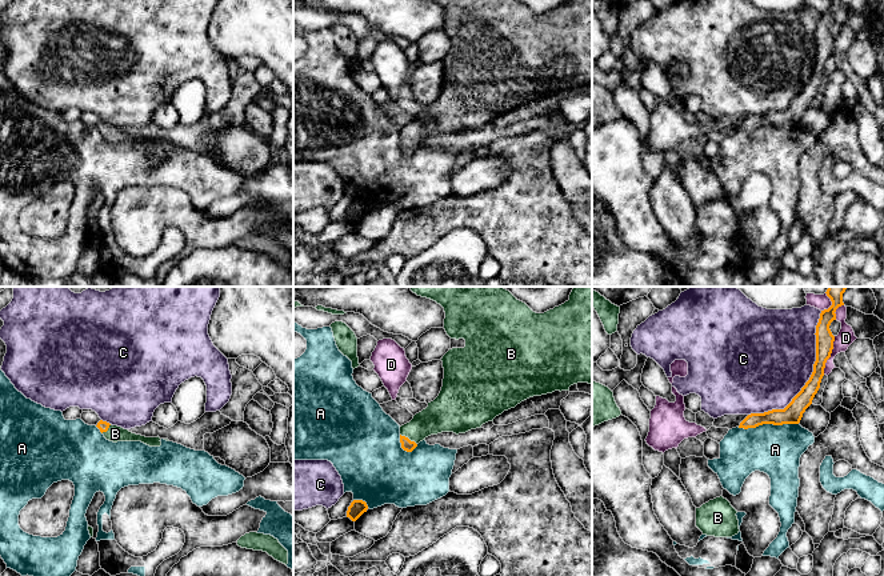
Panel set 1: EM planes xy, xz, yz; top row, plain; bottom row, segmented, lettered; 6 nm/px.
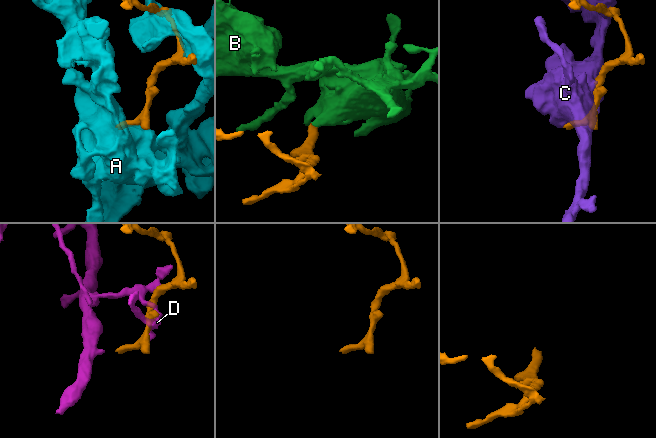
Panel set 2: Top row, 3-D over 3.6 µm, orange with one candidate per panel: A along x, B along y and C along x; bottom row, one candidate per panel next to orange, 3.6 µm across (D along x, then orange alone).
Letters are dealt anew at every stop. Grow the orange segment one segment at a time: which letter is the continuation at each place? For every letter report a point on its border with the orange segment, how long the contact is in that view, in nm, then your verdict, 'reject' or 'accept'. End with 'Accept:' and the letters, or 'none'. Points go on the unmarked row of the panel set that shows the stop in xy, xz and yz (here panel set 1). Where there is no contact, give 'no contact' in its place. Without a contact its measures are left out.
A: yz (767, 124) | 360 nm | reject
B: xz (407, 139) | 120 nm | accept
C: yz (810, 79) | 750 nm | reject
D: yz (830, 56) | 240 nm | reject
Accept: B

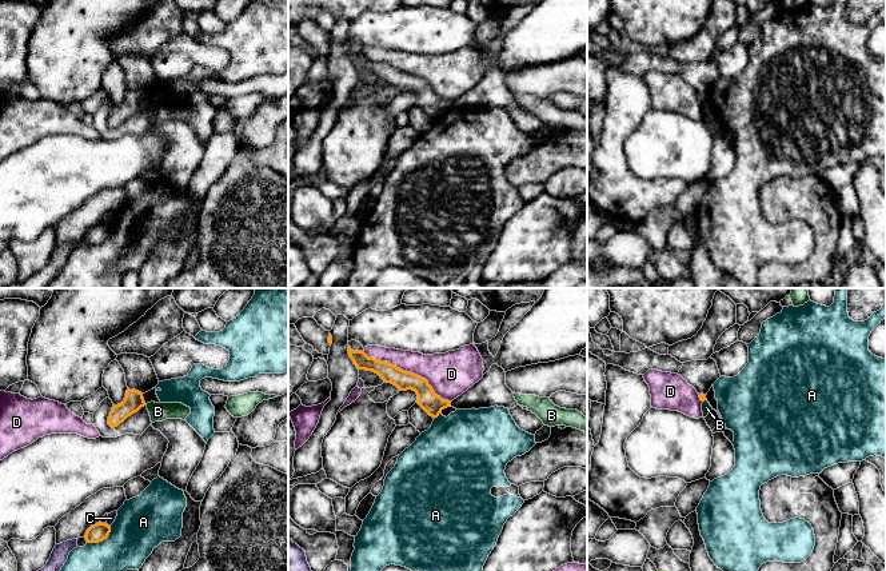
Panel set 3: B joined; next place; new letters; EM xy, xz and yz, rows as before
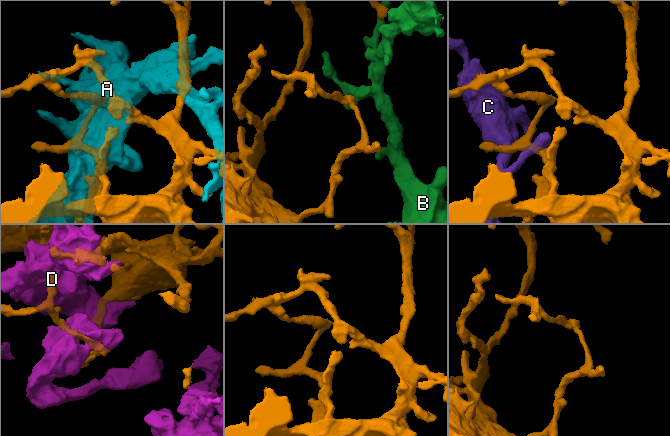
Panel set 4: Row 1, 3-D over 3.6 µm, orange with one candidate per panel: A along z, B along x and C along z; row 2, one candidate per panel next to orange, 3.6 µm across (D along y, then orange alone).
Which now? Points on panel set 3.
A: xy (102, 242) | 190 nm | reject
B: yz (705, 100) | 30 nm | reject
C: xy (107, 226) | 40 nm | reject
D: xz (406, 72) | 600 nm | reject
Accept: none

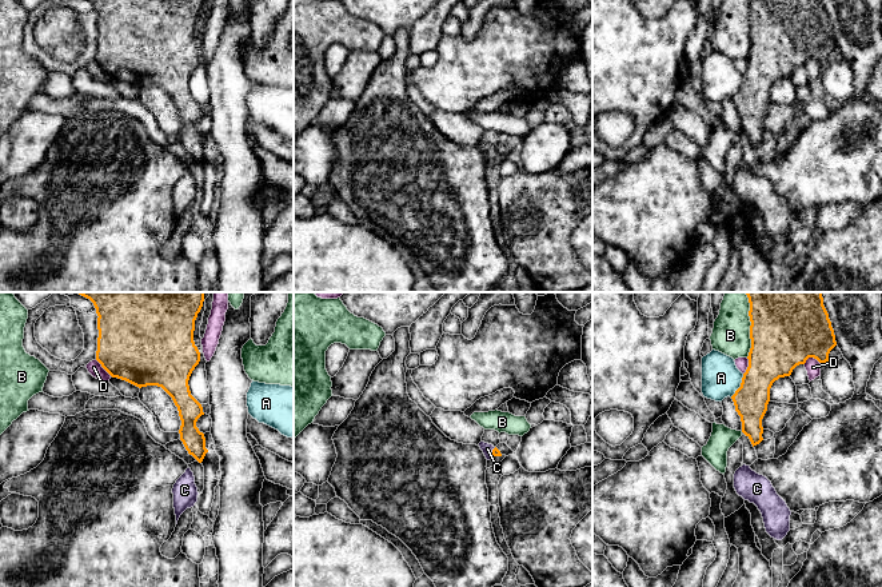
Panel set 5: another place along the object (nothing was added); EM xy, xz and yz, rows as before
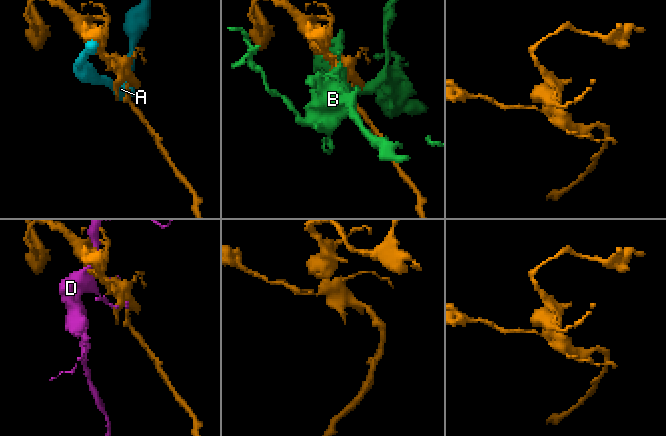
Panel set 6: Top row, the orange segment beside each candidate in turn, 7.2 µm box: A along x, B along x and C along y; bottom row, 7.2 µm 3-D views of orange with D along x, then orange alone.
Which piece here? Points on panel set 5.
A: yz (741, 87) | 170 nm | reject
B: yz (750, 30) | 360 nm | reject
C: xz (493, 152) | 60 nm | accept
D: yz (813, 58) | 110 nm | reject
Accept: C

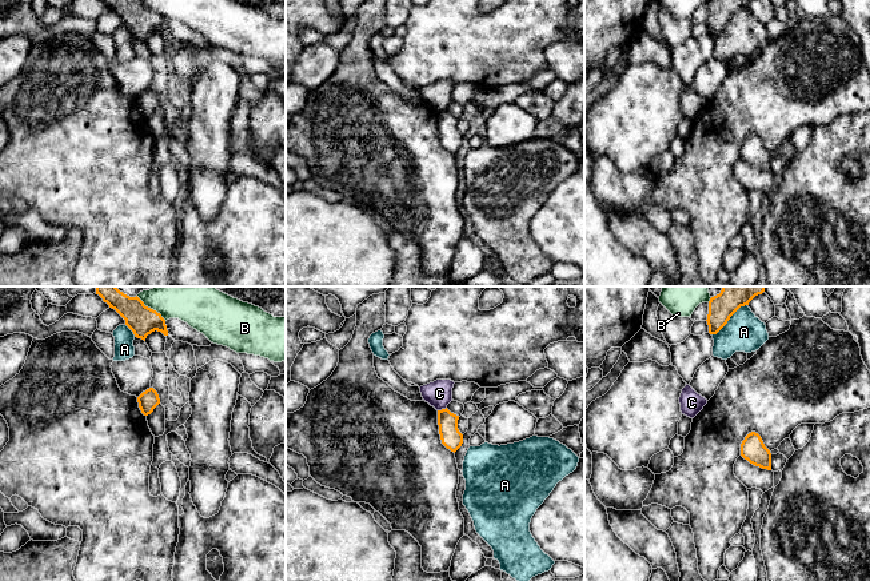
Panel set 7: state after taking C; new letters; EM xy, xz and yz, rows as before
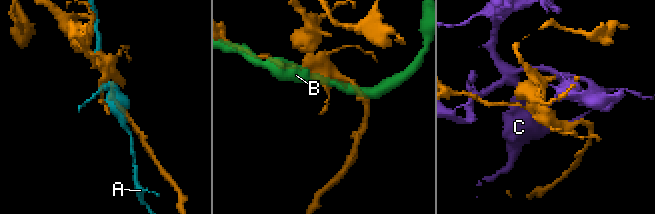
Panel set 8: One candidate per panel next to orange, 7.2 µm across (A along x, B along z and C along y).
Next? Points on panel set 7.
A: yz (729, 20) | 280 nm | reject
B: xy (152, 11) | 220 nm | reject
C: xz (442, 111) | 60 nm | reject
Accept: none

